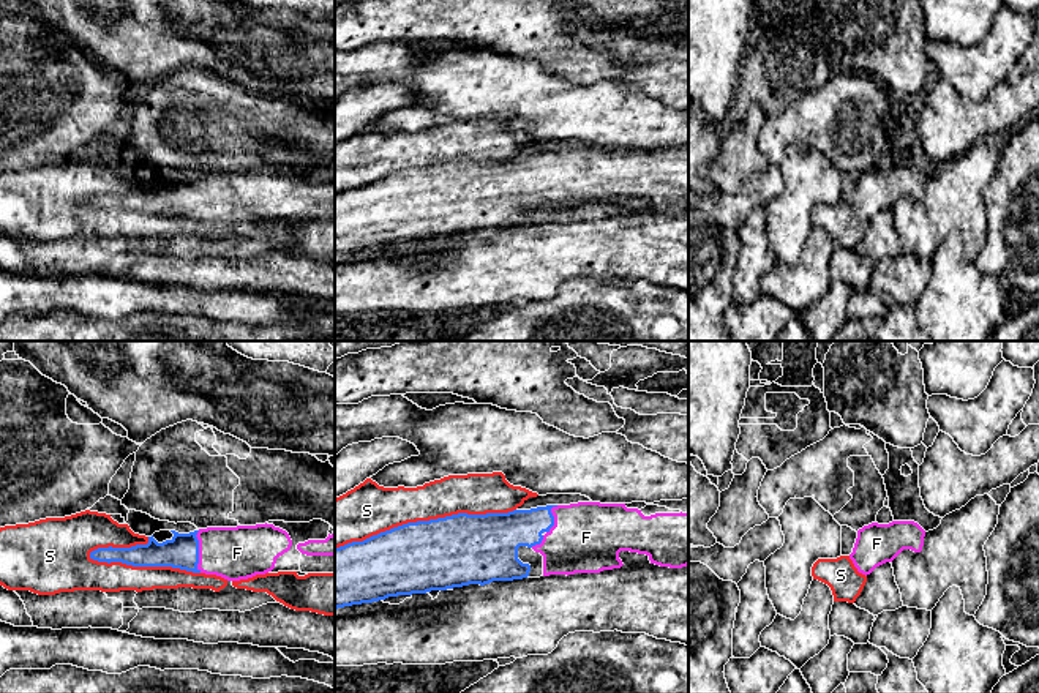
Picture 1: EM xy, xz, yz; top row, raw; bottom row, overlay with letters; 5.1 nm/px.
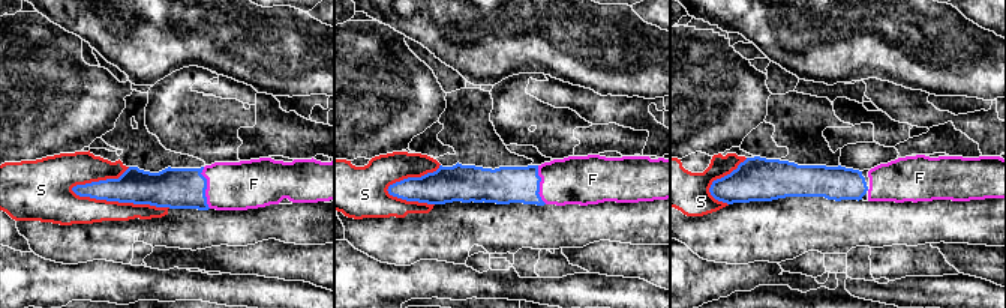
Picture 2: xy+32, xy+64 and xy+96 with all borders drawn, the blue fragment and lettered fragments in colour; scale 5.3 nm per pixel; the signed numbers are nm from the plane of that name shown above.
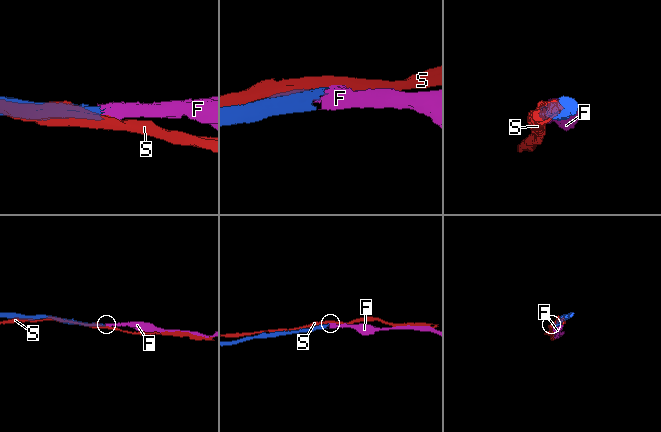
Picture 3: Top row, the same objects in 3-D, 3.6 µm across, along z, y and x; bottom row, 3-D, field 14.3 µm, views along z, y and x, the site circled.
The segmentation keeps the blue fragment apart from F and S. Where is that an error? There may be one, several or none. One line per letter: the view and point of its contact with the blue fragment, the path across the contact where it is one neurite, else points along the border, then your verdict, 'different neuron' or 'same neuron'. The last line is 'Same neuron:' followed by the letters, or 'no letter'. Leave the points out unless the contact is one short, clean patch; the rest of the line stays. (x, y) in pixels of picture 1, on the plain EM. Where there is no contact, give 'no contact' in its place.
F: meets blue in xy at (198, 198); runs through xy (182, 198), (198, 198), (237, 199); same neuron
S: meets blue in xz at (425, 168); different neuron
Same neuron: F

